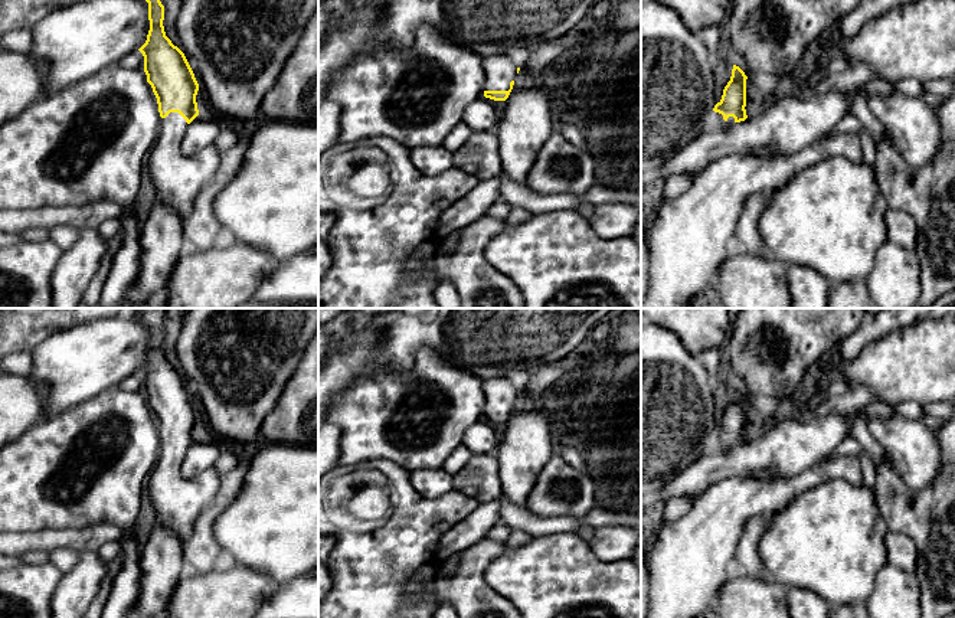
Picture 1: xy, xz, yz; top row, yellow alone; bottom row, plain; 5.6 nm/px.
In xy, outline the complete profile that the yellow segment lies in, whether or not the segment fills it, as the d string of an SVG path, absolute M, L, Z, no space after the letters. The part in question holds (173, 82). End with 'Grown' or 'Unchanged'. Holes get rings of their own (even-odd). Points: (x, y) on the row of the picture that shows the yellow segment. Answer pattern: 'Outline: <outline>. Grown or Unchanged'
Outline: M160 0L148 3L150 30L145 43L138 49L144 56L144 72L157 98L161 130L148 154L148 170L156 187L156 200L166 202L184 219L190 215L199 193L215 179L220 164L220 153L212 144L192 156L180 153L180 144L189 124L199 115L196 95L199 84L184 53L166 36L164 6Z. Grown

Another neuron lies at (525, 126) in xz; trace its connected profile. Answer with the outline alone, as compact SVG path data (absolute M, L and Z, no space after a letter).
M519 59L520 71L496 125L503 174L526 186L536 157L552 134L546 78L529 62Z

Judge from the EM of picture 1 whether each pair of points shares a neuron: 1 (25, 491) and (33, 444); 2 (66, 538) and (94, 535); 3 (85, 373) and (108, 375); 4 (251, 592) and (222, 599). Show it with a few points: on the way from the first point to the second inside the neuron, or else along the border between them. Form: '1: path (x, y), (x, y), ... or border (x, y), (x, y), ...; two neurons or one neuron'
1: path (33, 480), (33, 455); one neuron
2: path (74, 538), (87, 538); one neuron
3: path (91, 373), (102, 373); one neuron
4: path (244, 592), (229, 595); one neuron

